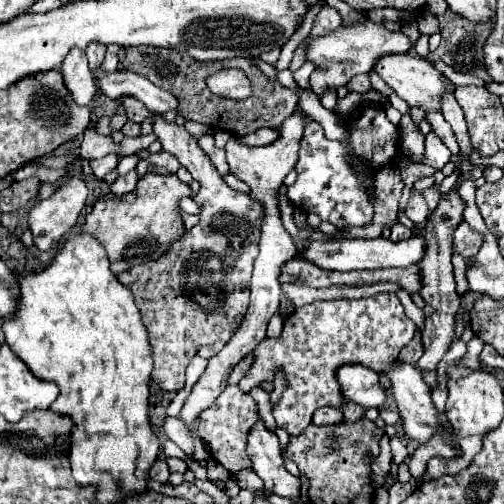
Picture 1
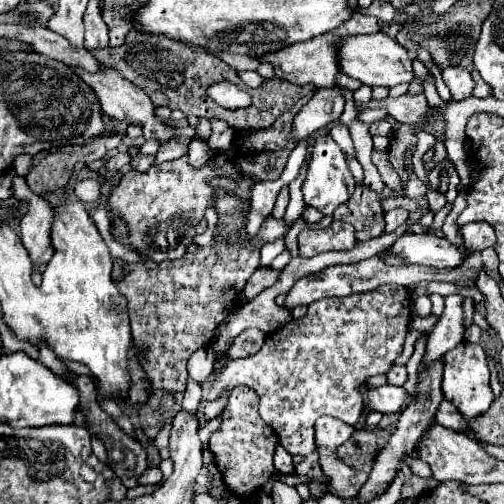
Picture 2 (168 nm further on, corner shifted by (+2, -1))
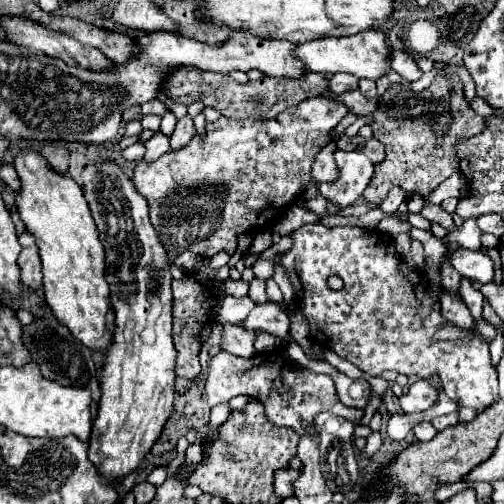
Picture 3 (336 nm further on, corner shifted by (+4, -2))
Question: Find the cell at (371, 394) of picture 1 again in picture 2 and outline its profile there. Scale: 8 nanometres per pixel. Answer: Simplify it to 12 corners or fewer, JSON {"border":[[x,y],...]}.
{"border":[[366,386],[370,410],[396,414],[410,400],[404,388]]}

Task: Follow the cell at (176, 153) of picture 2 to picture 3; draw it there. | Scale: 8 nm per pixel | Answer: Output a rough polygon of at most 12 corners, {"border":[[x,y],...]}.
{"border":[[192,117],[176,123],[170,147],[184,147],[196,135]]}

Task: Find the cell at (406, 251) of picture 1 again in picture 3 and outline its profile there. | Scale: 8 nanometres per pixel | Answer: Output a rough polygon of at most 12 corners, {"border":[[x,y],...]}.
{"border":[[462,249],[450,263],[462,277],[492,283],[494,261]]}

